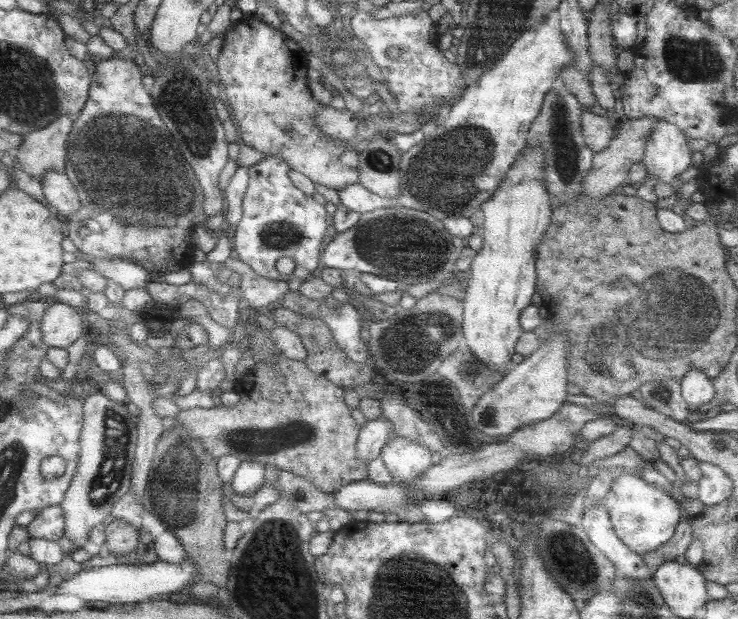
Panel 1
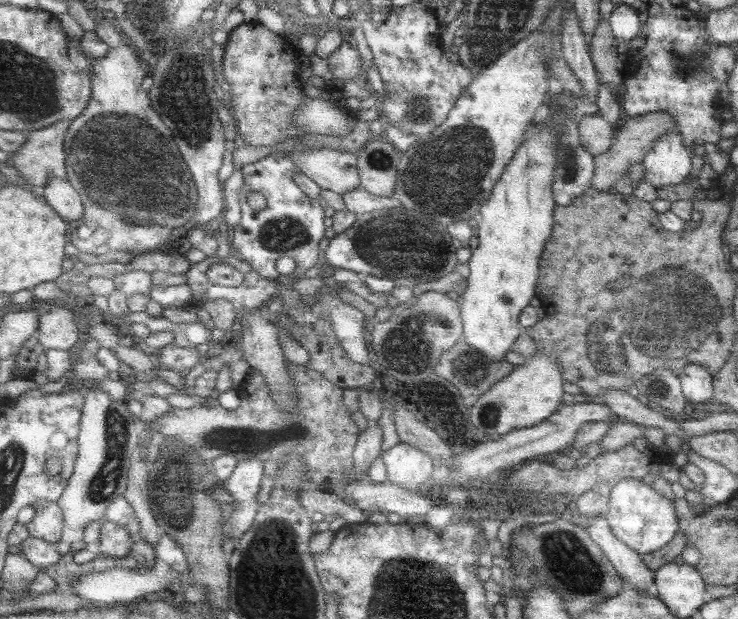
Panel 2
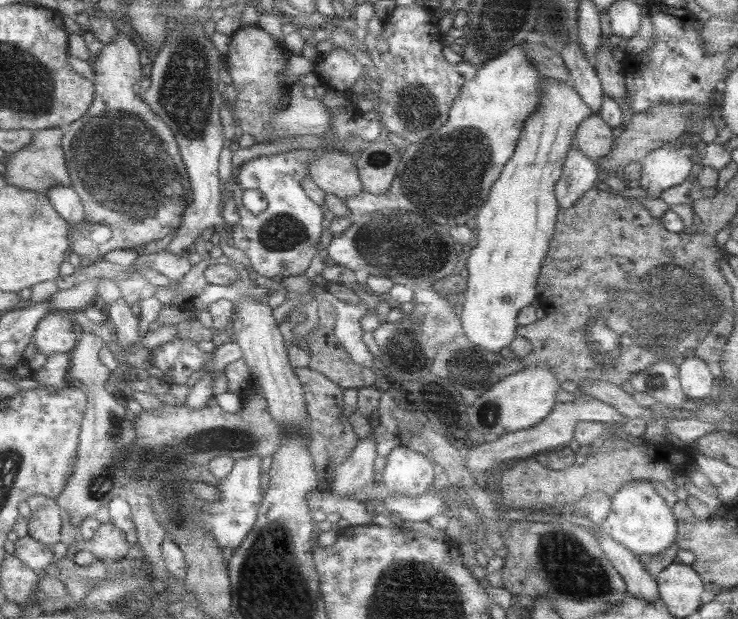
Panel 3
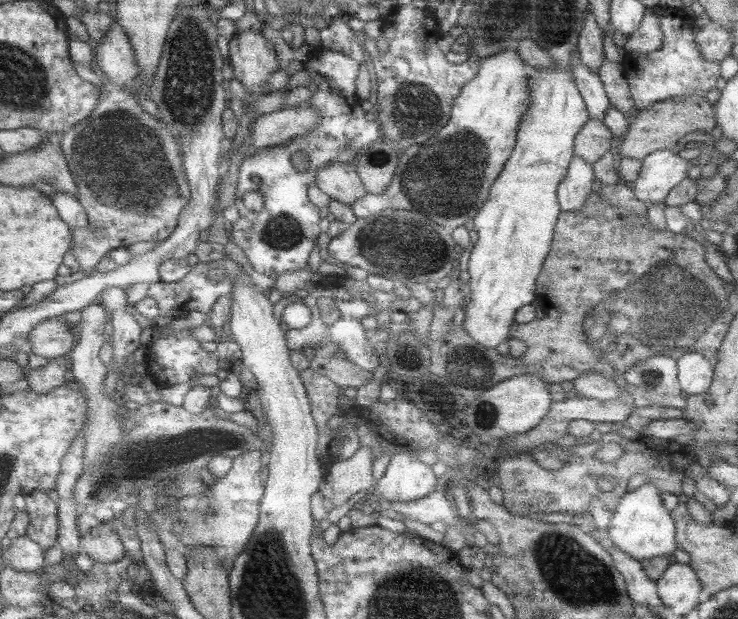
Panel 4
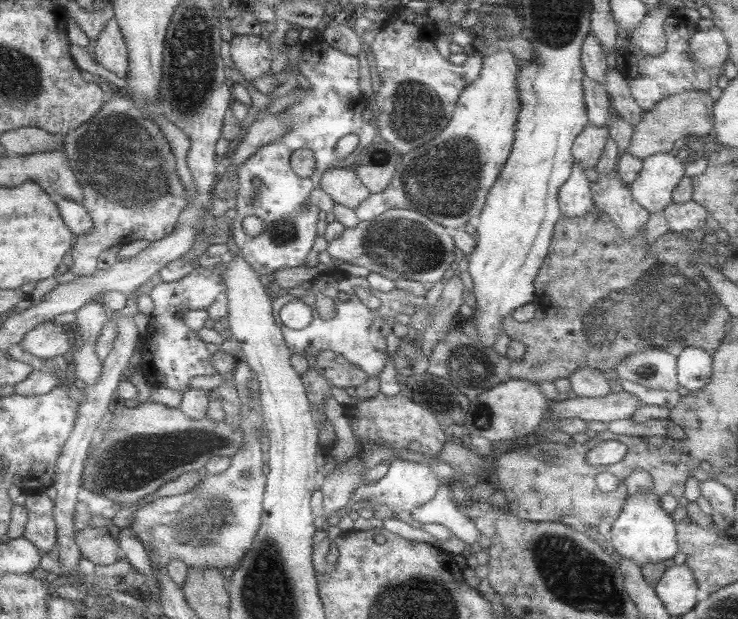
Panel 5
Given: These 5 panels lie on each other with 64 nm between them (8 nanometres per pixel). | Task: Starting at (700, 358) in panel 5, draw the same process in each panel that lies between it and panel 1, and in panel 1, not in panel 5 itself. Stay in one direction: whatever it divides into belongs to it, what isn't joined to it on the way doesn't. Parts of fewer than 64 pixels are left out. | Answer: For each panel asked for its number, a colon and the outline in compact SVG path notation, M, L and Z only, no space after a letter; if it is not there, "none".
1: M687 372L679 384L681 384L681 398L687 402L691 410L703 412L705 406L715 396L713 382L703 372Z
2: M687 364L679 374L679 382L681 394L689 404L705 404L713 396L713 376L701 366Z
3: M687 358L679 366L679 384L687 400L705 400L709 402L713 392L713 376L709 366L697 358Z
4: M695 352L683 354L677 360L677 380L681 386L681 394L685 396L701 396L713 382L713 370L709 360L697 356Z

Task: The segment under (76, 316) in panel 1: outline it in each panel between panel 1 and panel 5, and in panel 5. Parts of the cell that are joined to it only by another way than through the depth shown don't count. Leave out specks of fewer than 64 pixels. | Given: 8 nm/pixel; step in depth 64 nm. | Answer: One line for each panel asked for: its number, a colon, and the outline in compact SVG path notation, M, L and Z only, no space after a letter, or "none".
2: M59 302L47 304L47 310L41 314L41 336L39 342L49 350L67 350L71 352L73 346L77 346L81 328L77 322L77 316L73 310L63 308Z
3: M49 314L43 318L43 322L37 326L35 342L41 354L73 354L77 344L75 334L75 320L71 320L71 314Z
4: M59 318L45 320L31 334L31 350L35 356L41 356L49 362L57 360L65 354L71 356L71 352L75 348L73 334L75 332L71 332L71 328L65 322L61 322Z
5: M45 322L31 330L25 338L23 350L27 356L43 358L43 360L59 360L69 350L73 350L75 344L67 332L65 326L57 326L55 322Z

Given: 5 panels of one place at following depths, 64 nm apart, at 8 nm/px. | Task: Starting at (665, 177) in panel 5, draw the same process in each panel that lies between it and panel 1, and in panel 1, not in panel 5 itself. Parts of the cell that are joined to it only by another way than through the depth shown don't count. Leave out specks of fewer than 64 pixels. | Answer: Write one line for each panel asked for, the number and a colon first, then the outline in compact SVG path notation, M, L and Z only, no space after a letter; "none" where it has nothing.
1: M655 118L655 126L645 140L645 152L641 164L649 176L657 176L665 184L675 184L675 178L691 168L691 150L683 132L661 118Z
2: M671 128L659 136L651 150L643 156L645 182L651 186L675 186L687 182L691 172L691 148L685 146L681 136Z
3: M677 140L669 142L653 152L649 152L645 158L641 158L641 178L639 184L651 194L651 200L659 198L663 190L669 190L691 174L693 166L693 152L685 150Z
4: M655 150L641 160L641 172L633 182L639 202L663 202L669 190L687 178L691 162L683 160L677 150Z

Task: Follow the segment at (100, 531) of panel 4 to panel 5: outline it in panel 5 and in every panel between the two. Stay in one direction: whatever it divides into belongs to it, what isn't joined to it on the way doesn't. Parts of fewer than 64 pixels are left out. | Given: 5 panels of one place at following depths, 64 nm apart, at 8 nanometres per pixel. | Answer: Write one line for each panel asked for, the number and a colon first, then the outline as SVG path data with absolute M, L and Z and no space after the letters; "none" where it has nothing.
5: M89 526L77 532L77 544L81 546L83 556L95 566L113 566L115 562L123 560L121 544L117 538L111 536L107 528Z

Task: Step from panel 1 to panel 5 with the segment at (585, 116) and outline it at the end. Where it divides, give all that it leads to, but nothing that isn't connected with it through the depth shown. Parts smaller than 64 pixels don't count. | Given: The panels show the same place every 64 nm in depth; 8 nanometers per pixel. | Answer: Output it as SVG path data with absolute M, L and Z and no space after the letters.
M587 122L587 126L573 142L573 148L571 148L573 160L583 168L595 166L599 156L603 154L607 138L609 138L609 130L605 126L593 126L591 122Z

